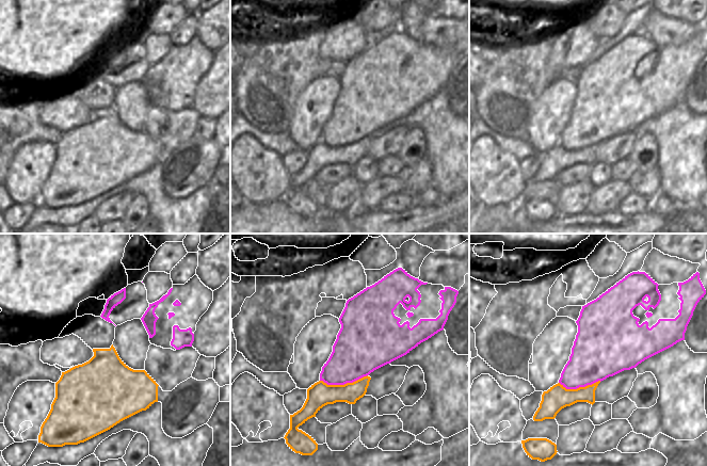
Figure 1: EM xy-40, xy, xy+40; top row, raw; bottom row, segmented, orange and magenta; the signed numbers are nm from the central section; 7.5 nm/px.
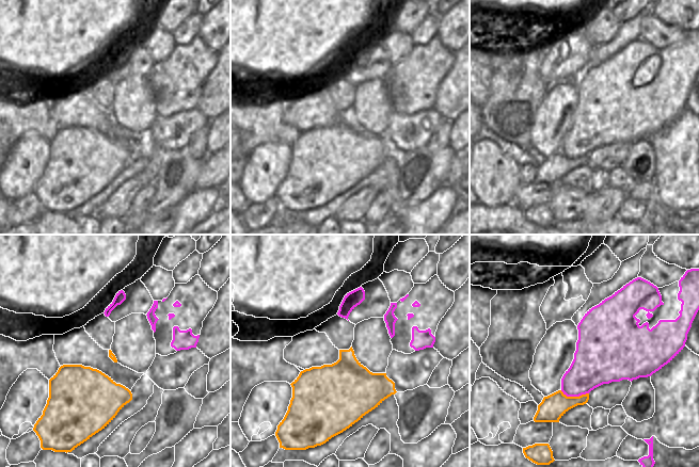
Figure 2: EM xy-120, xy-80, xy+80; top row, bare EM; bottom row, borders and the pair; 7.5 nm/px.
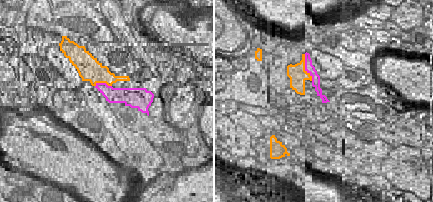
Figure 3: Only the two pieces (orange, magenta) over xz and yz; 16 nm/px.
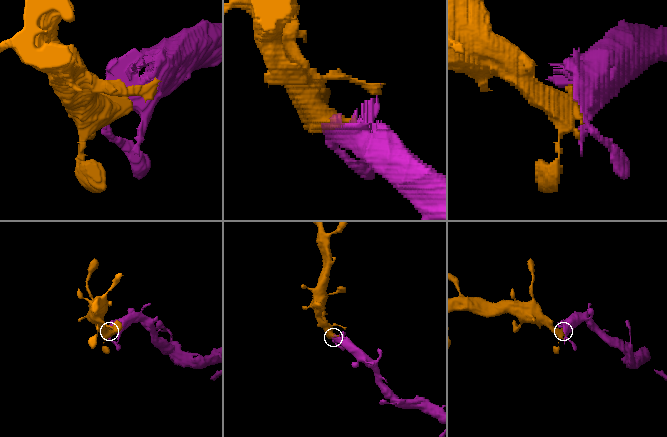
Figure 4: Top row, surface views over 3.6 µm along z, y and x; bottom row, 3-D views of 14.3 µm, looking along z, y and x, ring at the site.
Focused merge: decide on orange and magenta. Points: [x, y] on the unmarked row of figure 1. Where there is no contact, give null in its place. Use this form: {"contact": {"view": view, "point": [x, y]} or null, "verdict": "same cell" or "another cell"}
{"contact": {"view": "xy", "point": [344, 145]}, "verdict": "same cell"}

